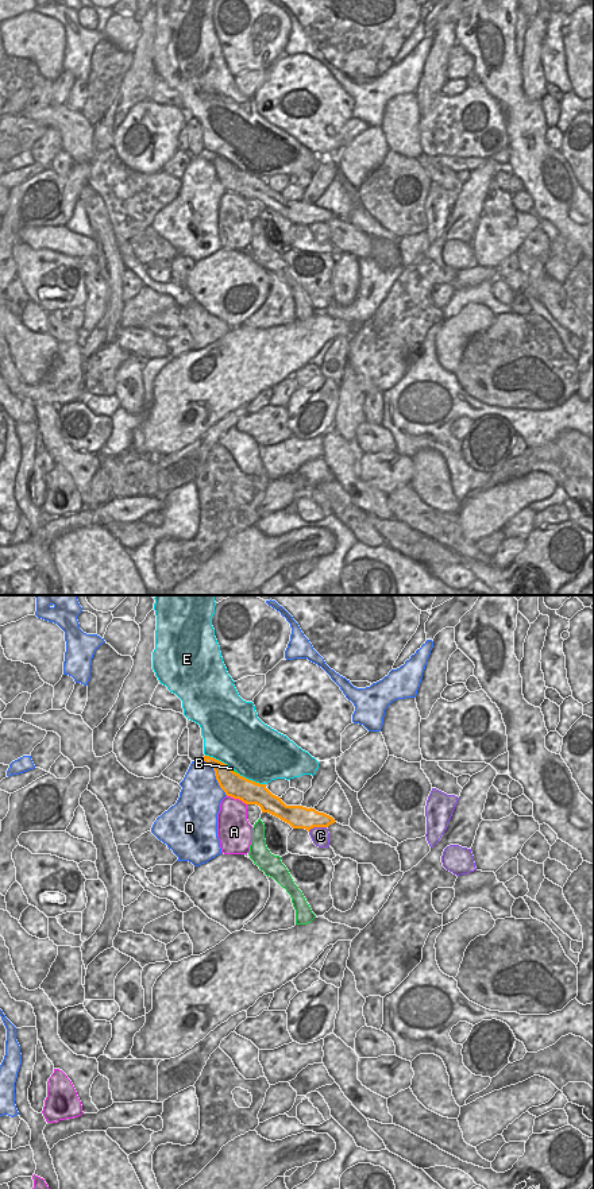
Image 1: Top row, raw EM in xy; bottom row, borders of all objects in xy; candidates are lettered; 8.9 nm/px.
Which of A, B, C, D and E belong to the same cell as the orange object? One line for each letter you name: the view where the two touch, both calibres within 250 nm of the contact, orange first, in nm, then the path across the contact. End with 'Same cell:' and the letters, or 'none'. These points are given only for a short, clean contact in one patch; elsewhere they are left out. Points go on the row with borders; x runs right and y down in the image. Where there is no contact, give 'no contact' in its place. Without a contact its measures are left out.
Same cell: none

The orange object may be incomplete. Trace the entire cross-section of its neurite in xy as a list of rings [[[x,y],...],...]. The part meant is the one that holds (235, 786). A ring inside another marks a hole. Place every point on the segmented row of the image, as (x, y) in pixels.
[[[204,756],[202,760],[213,768],[216,780],[227,796],[239,799],[246,804],[256,804],[262,812],[279,818],[293,829],[305,829],[309,831],[313,827],[328,827],[335,823],[332,817],[319,812],[312,807],[286,806],[281,798],[273,795],[266,788],[266,784],[259,784],[240,776],[227,764],[213,757]]]

